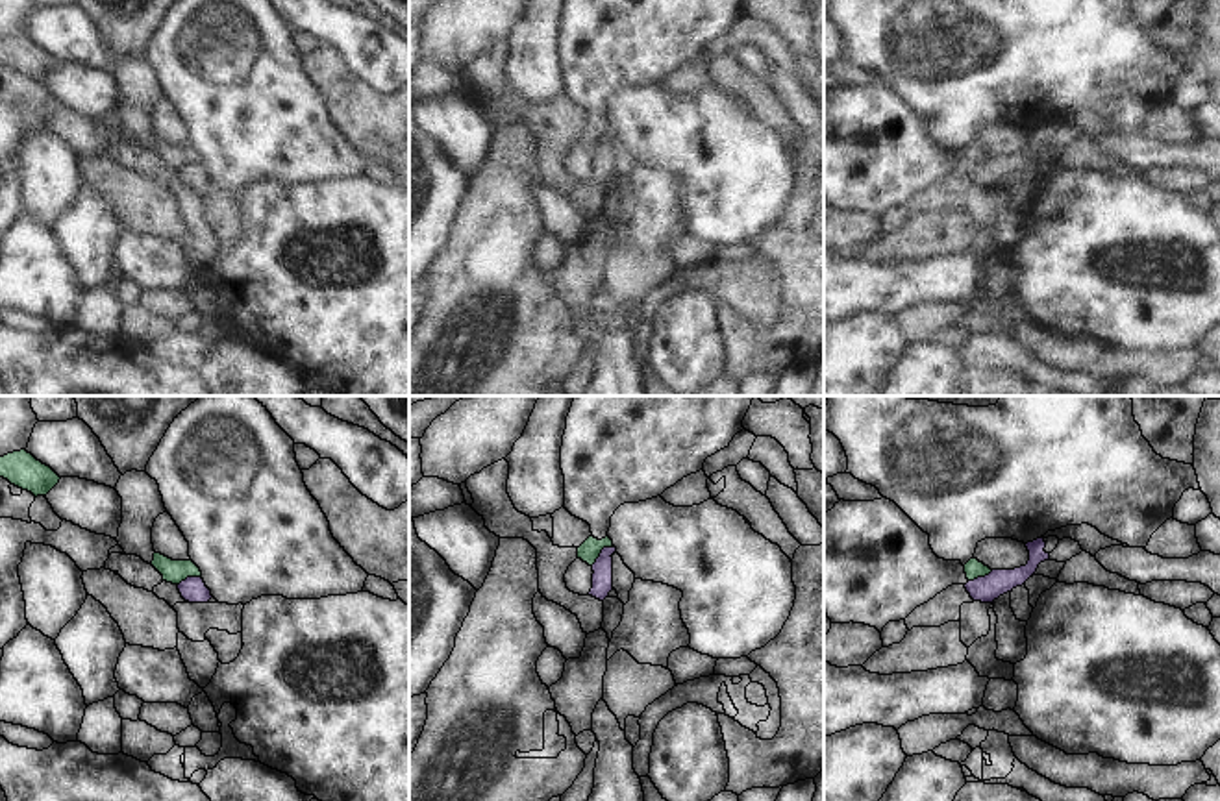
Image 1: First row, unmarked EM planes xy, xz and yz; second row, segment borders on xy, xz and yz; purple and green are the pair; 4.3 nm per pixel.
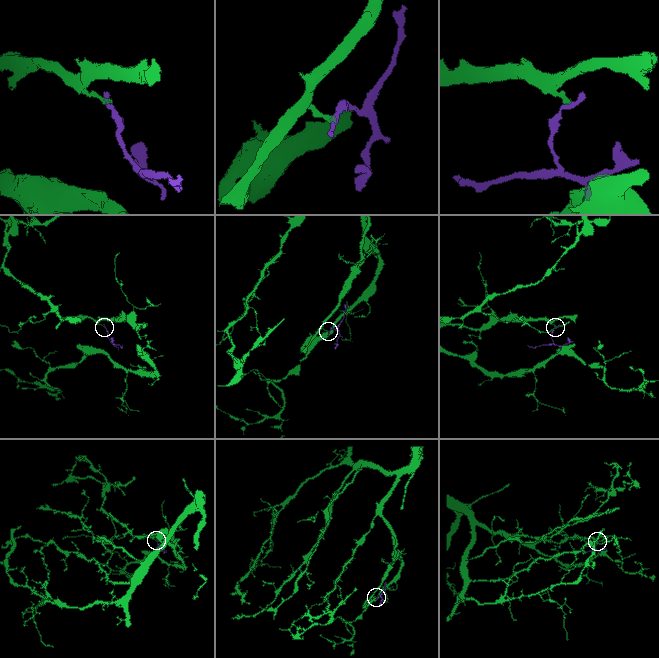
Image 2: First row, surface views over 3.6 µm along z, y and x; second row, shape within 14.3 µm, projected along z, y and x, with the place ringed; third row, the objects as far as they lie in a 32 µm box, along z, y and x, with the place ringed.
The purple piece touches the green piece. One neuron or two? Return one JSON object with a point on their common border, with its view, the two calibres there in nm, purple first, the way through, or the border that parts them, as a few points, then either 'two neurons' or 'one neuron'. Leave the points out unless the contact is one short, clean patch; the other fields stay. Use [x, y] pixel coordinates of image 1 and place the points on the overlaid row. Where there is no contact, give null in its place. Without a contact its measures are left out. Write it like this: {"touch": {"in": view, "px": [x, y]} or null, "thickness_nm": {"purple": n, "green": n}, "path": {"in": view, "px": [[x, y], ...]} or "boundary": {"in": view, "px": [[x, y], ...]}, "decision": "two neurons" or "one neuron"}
{"touch": {"in": "xz", "px": [602, 552]}, "thickness_nm": {"purple": 100, "green": 90}, "boundary": {"in": "xz", "px": [[613, 546], [606, 546], [591, 565]]}, "decision": "two neurons"}

